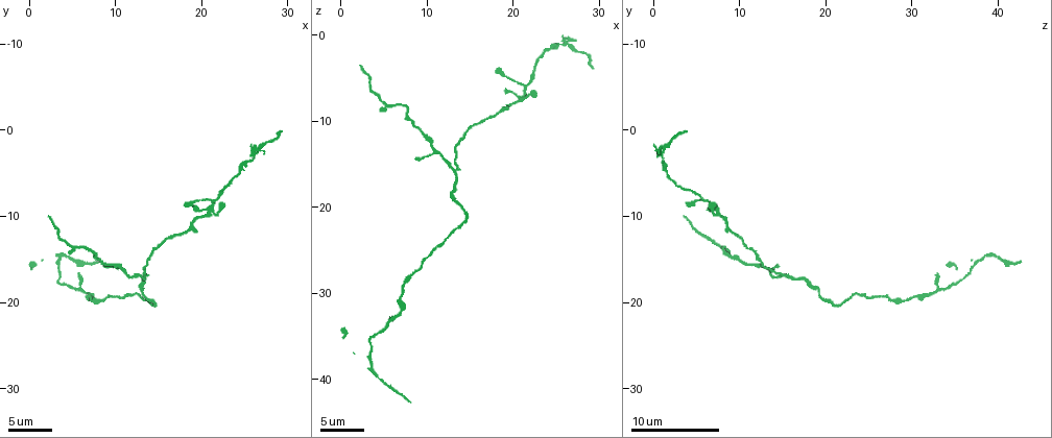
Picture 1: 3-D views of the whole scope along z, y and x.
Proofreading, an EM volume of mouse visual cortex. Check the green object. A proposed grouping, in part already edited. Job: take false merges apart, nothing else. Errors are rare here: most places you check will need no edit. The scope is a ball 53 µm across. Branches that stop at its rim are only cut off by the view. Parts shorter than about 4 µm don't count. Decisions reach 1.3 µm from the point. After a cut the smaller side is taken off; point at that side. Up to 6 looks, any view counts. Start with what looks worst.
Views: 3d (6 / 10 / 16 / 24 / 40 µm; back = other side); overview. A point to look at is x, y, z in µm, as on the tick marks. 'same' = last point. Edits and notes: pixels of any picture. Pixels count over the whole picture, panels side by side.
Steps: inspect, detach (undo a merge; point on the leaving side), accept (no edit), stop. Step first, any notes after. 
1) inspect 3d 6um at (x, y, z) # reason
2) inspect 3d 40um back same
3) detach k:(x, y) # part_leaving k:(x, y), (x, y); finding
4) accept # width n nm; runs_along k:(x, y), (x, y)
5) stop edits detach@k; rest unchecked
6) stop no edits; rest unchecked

inspect 3d 16um at (13.0, 17.2, 15.6) # arms part here

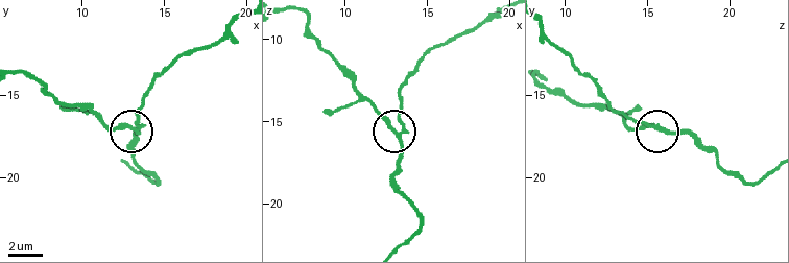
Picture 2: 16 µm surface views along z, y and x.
inspect 3d 6um at (13.0, 17.1, 15.6)

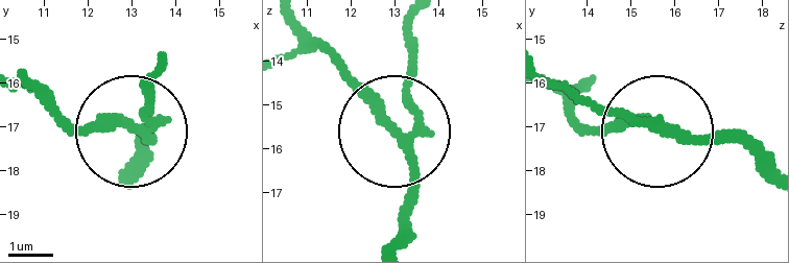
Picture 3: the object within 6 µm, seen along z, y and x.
accept # side_arm 20 um; runs_along 3:(408, 235), (400, 138), (333, 51); one neuron here

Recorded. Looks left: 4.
inspect 3d 10um at (6.6, 18.8, 32.8) # three arms meet

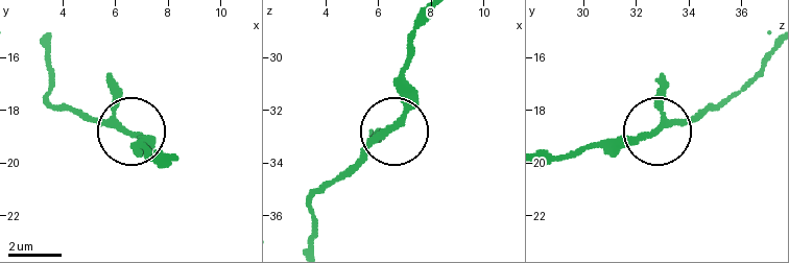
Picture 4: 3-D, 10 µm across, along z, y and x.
inspect 3d 10um back at (6.5, 18.8, 32.6) # from behind

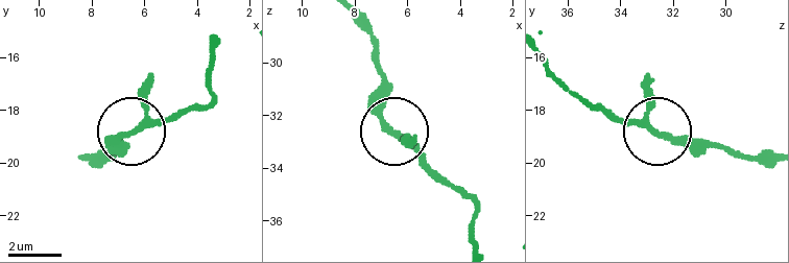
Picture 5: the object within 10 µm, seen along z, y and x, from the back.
accept # width 190 nm; runs_along 5:(354, 18), (383, 85), (385, 119), (441, 177); continuous, no second neuron

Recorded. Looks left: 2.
inspect 3d 16um at (8.8, 19.4, 27.4)

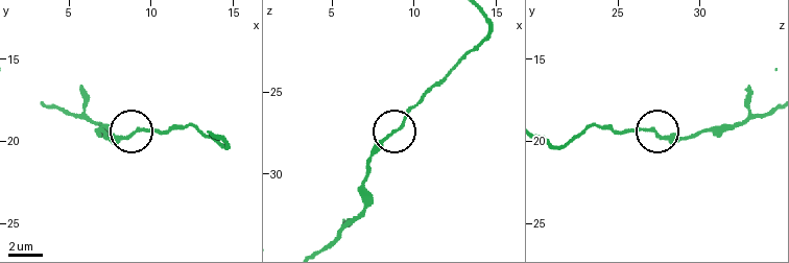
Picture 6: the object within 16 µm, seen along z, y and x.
accept # width 160 nm; runs_along 6:(546, 139), (563, 144), (592, 127), (691, 136); all the same neuron

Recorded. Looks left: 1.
stop no edits; rest unchecked

